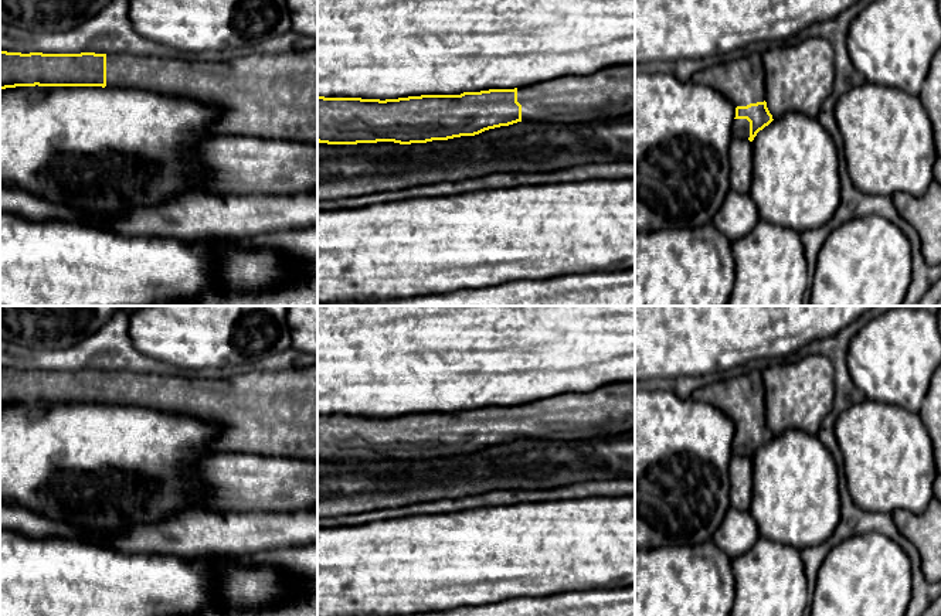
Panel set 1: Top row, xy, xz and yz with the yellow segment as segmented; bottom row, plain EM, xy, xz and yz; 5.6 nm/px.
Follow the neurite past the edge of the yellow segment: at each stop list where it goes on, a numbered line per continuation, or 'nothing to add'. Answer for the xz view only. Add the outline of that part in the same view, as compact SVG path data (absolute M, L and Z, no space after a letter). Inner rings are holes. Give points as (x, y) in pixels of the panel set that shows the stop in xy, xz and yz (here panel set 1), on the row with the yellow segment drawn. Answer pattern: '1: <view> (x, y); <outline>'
1: xz (608, 92); M635 64L608 65L588 75L560 76L517 88L522 120L581 125L635 113Z

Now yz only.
1: yz (741, 126); M734 119L733 129L734 129L734 137L740 139L750 137L750 122L747 119Z

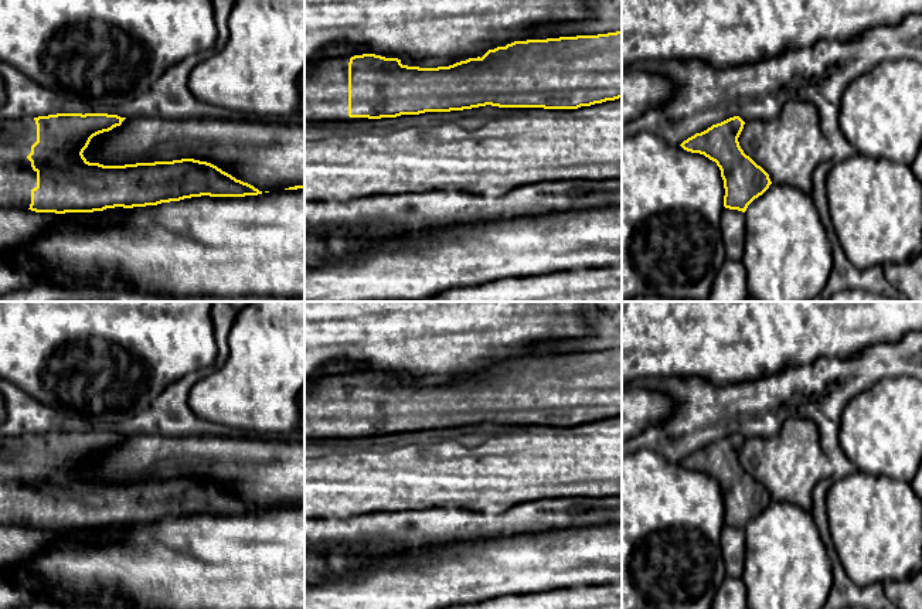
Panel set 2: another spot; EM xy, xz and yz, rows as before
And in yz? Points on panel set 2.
nothing to add

